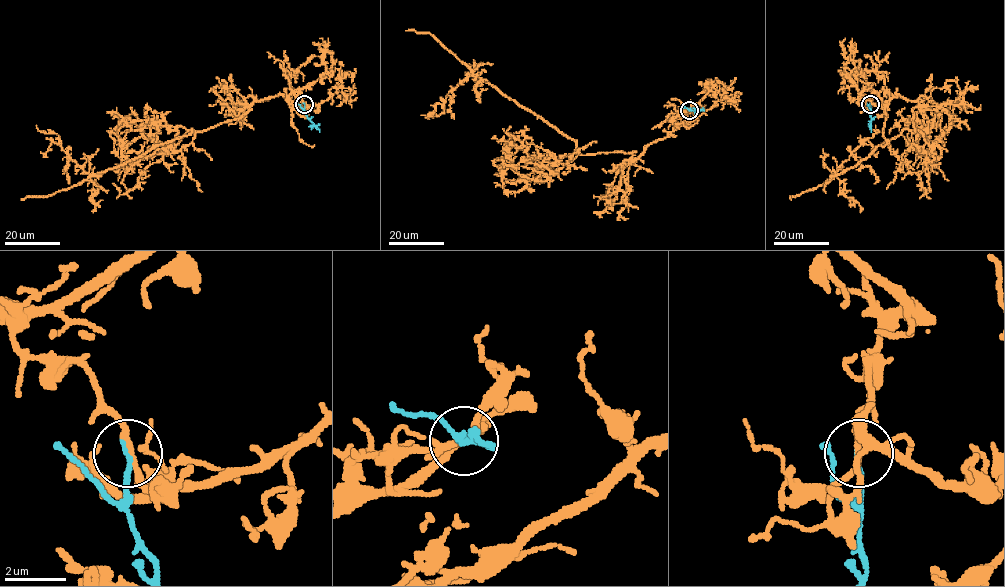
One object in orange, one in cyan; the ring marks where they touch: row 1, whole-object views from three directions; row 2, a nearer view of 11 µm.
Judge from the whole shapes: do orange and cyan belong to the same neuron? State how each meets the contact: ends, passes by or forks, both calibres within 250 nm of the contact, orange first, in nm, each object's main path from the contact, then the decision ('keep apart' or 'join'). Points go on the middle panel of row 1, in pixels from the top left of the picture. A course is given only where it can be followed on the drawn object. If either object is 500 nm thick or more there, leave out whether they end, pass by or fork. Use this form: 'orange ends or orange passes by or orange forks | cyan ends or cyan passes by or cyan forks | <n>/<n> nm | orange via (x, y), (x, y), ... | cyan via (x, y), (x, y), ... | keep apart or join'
orange passes by | cyan ends | 180/190 nm | orange via (688, 109), (636, 158), (632, 152), (579, 154), (574, 139), (476, 76), (448, 93), (443, 112), (420, 114) | cyan via (688, 109), (704, 110) | join

